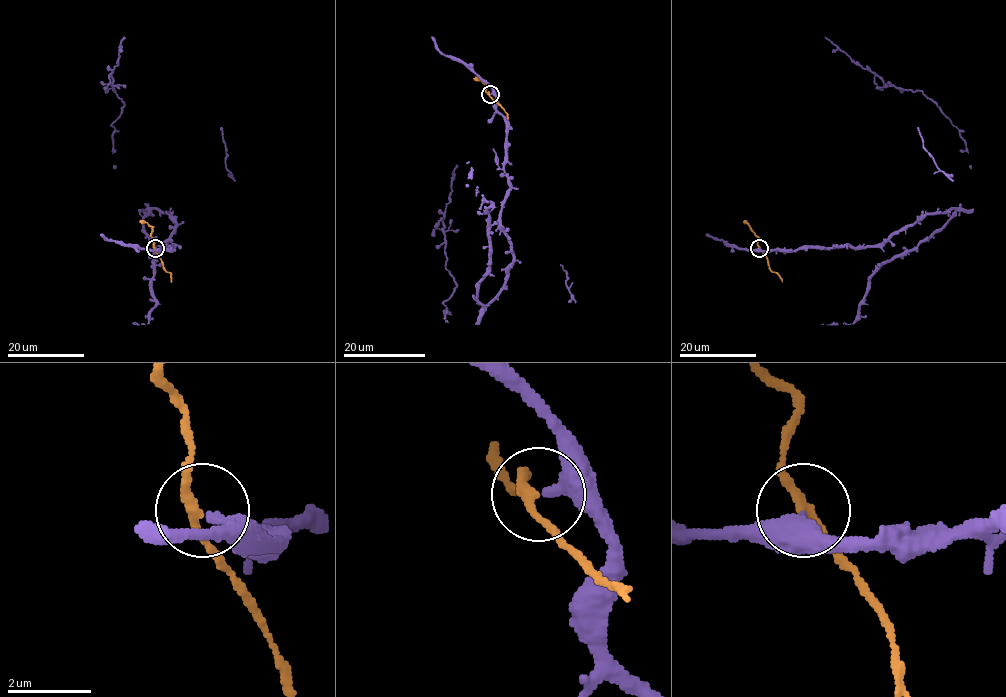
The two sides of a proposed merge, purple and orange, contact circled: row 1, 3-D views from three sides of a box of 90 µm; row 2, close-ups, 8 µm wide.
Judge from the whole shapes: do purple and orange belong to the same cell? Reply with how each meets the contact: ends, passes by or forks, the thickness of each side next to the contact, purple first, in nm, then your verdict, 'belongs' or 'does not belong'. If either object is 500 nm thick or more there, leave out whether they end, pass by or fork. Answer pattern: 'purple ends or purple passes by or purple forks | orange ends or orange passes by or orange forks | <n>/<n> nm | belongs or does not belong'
purple ends | orange passes by | 360/200 nm | does not belong

